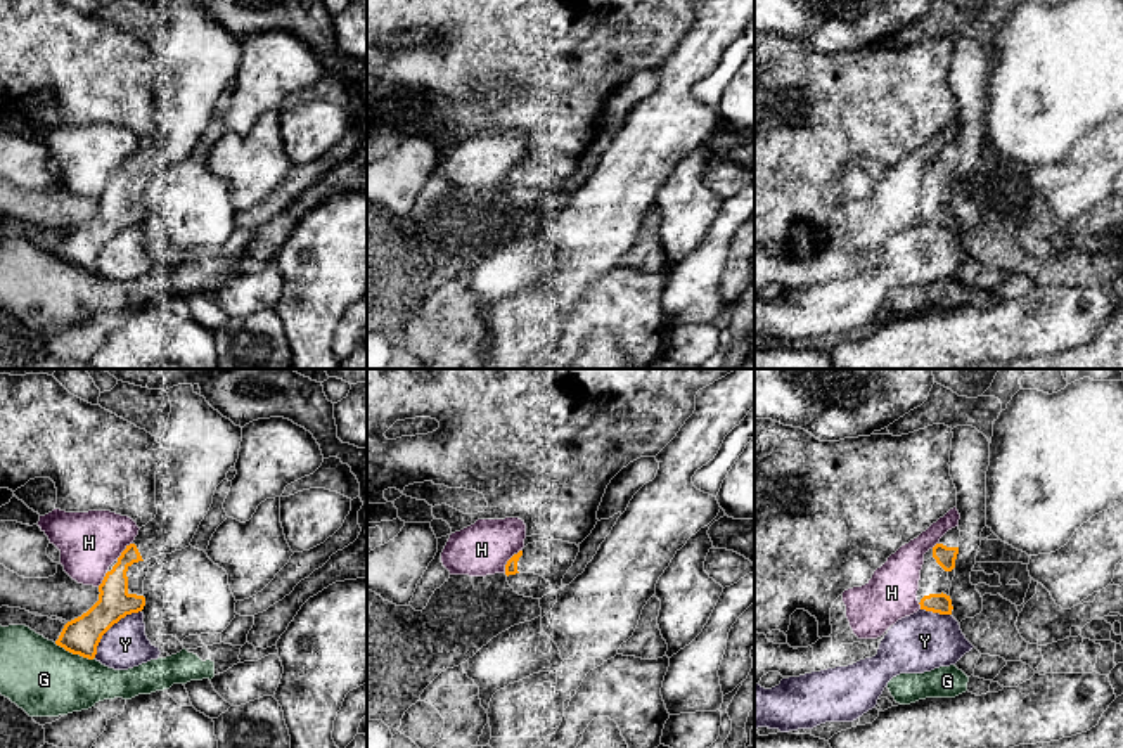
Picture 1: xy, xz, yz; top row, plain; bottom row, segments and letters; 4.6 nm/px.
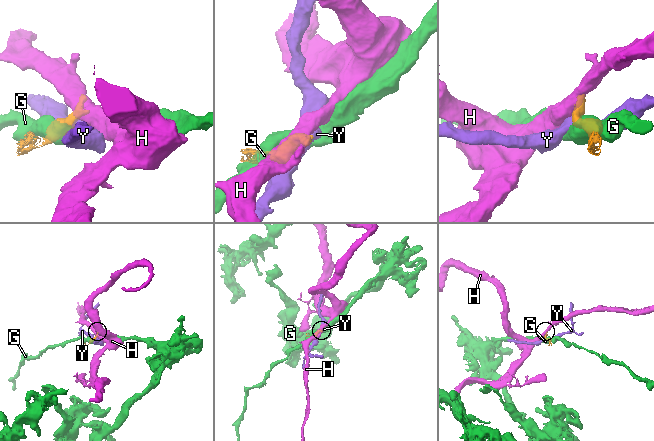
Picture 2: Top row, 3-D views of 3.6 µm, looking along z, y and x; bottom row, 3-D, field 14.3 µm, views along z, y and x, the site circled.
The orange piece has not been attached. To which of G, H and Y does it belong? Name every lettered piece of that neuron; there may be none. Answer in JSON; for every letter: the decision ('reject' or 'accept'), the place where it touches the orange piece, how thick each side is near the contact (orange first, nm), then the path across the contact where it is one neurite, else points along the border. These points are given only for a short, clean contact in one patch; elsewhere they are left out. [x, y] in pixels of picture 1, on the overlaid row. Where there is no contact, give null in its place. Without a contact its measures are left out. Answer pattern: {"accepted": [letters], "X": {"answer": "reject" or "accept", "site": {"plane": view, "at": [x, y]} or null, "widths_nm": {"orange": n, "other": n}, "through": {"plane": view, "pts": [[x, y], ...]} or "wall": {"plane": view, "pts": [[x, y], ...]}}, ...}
{"accepted": [], "G": {"answer": "reject", "site": {"plane": "xy", "at": [75, 653]}, "widths_nm": {"orange": 170, "other": 340}}, "H": {"answer": "reject", "site": {"plane": "xz", "at": [509, 560]}, "widths_nm": {"orange": 60, "other": 240}, "wall": {"plane": "xz", "pts": [[521, 549], [507, 561], [504, 572]]}}, "Y": {"answer": "reject", "site": {"plane": "xy", "at": [111, 625]}, "widths_nm": {"orange": 170, "other": 220}}}

